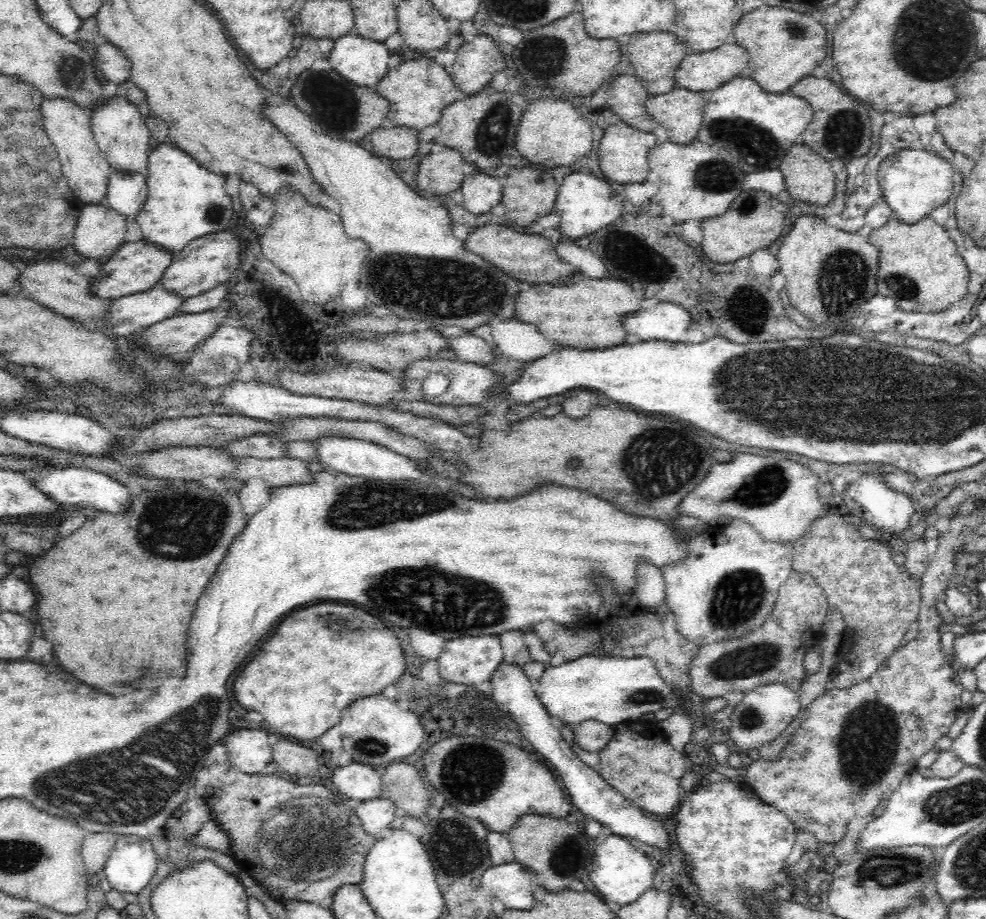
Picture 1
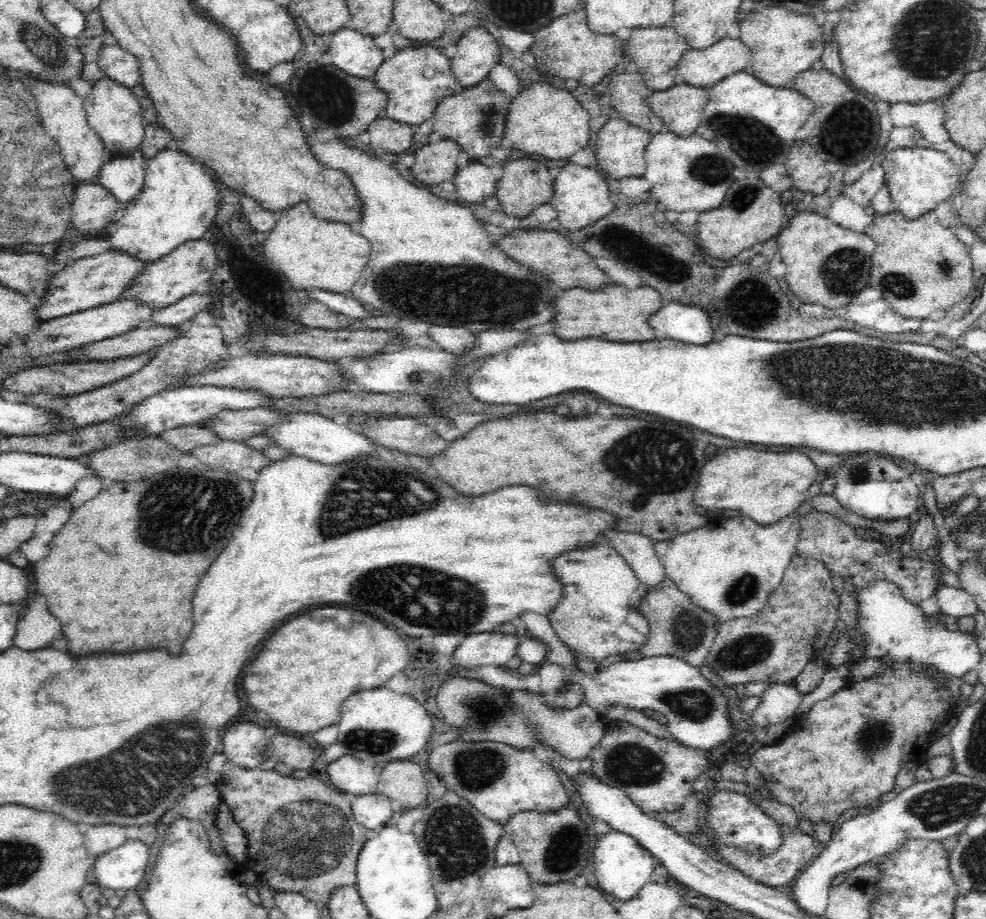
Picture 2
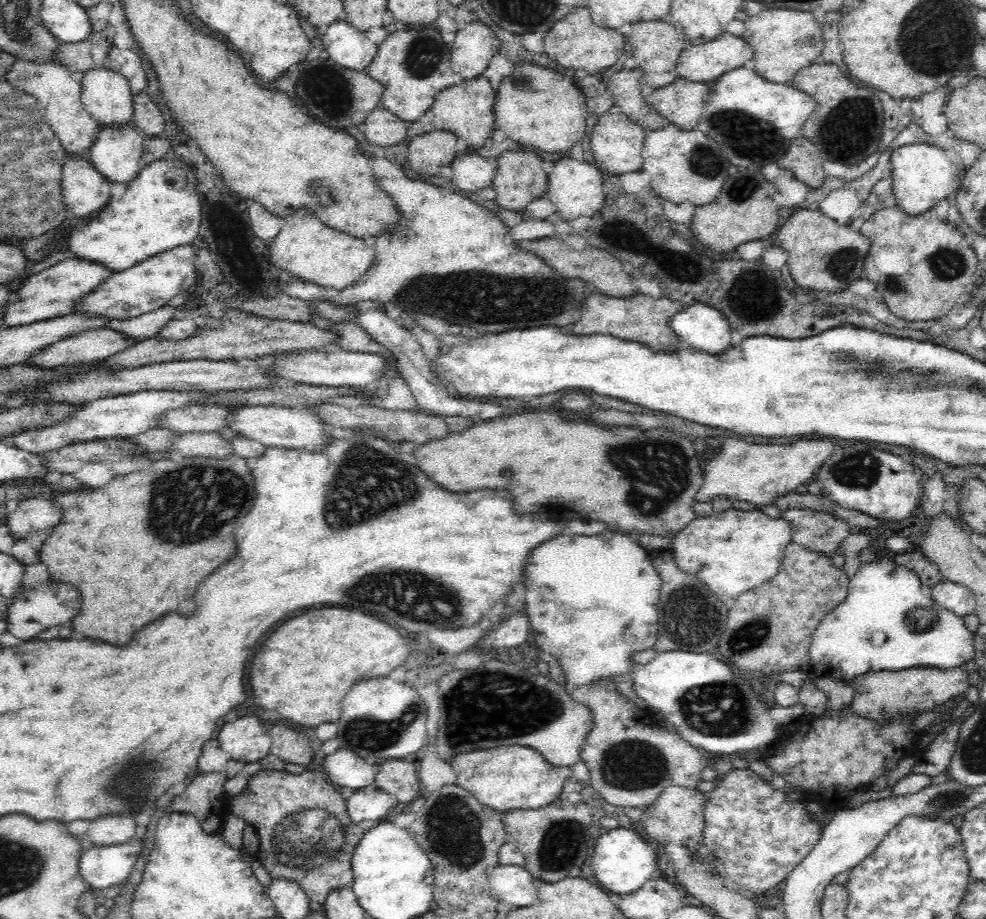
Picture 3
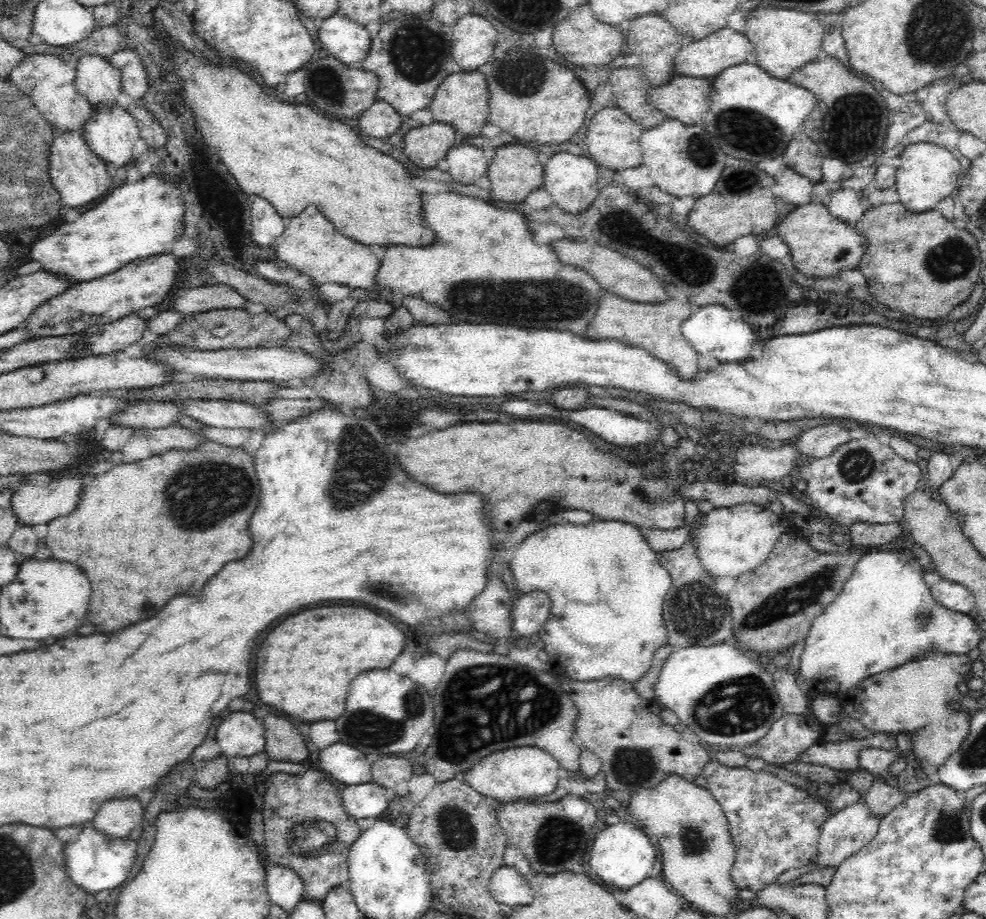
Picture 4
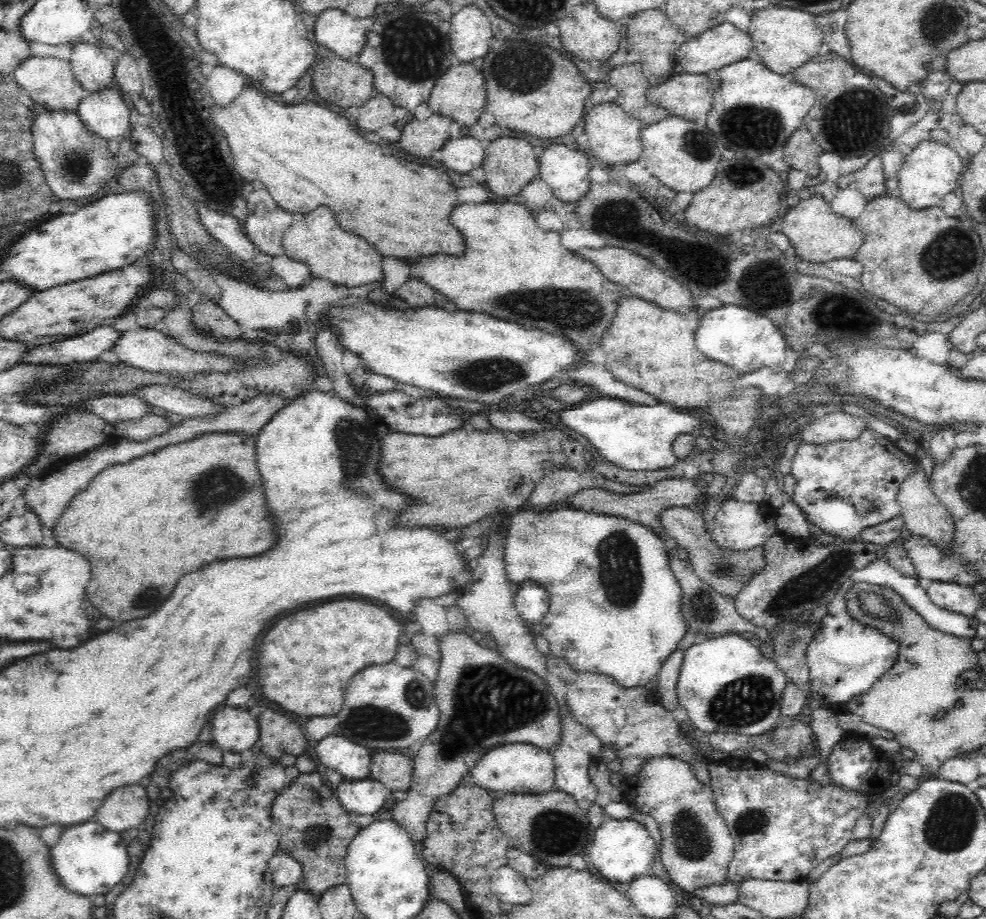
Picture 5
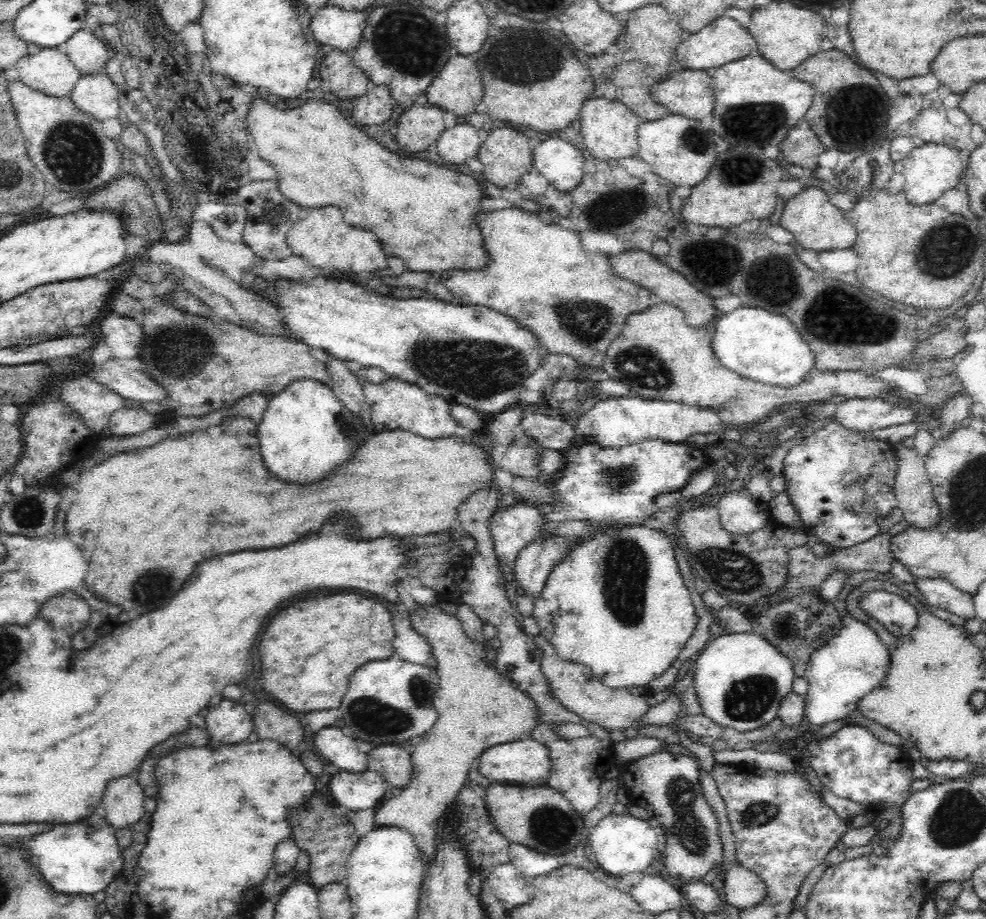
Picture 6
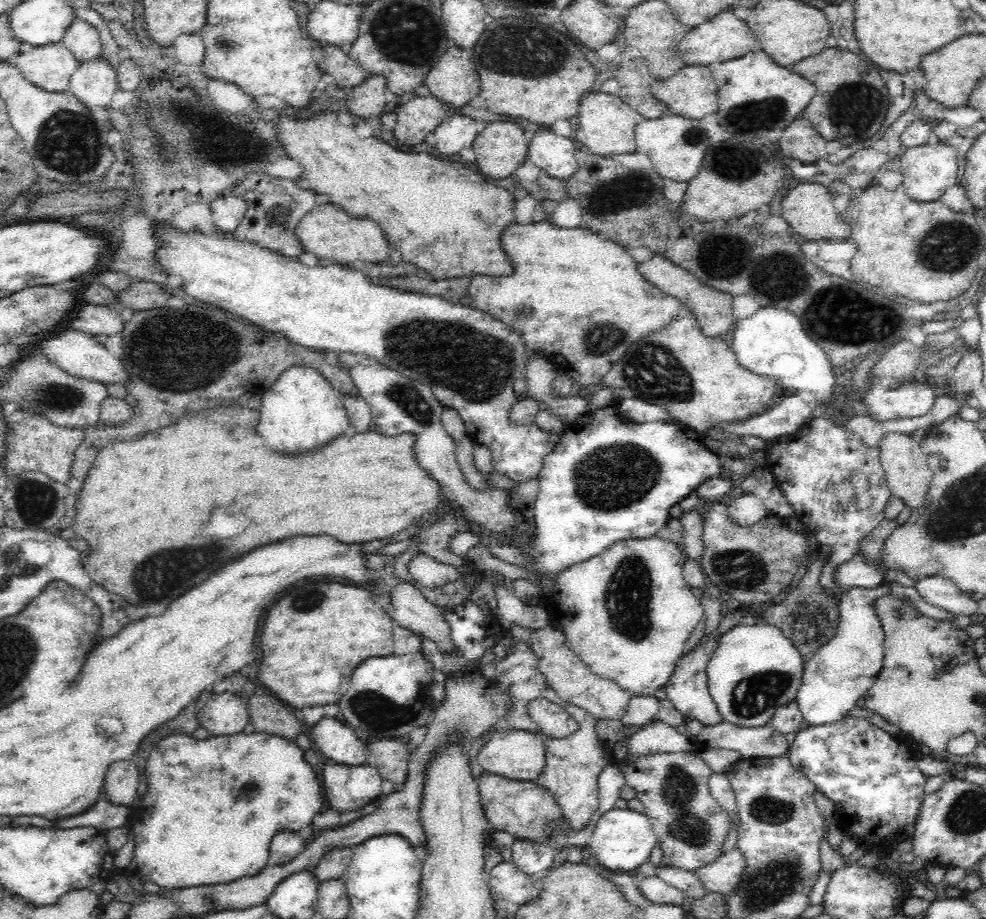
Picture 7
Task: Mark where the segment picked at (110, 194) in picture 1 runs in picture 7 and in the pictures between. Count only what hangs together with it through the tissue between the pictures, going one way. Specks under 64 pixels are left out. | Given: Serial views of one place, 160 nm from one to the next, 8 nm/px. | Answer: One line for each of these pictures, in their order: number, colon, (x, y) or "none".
2: (123, 175)
3: (117, 153)
4: (112, 133)
5: (104, 112)
6: (96, 94)
7: (94, 82)

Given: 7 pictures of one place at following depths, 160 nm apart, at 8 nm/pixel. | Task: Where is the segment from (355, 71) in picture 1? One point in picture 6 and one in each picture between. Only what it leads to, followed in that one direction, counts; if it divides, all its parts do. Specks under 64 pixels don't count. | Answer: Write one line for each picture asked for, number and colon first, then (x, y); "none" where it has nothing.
2: (357, 55)
3: (349, 47)
4: (349, 43)
5: (345, 36)
6: (333, 27)

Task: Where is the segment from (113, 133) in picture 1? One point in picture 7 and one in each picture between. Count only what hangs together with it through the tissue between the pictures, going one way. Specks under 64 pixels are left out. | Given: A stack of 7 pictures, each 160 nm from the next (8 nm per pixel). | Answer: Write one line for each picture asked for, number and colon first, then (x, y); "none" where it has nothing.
2: (113, 112)
3: (106, 95)
4: (96, 79)
5: (94, 72)
6: (88, 54)
7: (83, 41)

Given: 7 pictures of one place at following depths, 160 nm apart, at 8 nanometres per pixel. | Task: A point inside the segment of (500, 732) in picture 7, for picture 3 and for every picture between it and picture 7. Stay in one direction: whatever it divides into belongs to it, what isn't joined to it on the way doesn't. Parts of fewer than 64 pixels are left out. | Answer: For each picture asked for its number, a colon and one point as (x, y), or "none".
3: (504, 778)
4: (518, 773)
5: (517, 767)
6: (527, 762)

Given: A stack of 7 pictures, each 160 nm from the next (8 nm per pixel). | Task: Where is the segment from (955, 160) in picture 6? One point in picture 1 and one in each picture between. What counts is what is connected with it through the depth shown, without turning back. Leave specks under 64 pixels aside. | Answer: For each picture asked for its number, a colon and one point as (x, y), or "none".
1: (913, 182)
2: (918, 179)
3: (922, 175)
4: (928, 172)
5: (931, 170)

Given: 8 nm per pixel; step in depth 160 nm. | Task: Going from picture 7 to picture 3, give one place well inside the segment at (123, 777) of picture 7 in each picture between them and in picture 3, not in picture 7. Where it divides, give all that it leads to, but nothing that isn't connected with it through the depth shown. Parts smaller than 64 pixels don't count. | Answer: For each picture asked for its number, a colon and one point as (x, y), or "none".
3: (110, 830)
4: (118, 818)
5: (125, 809)
6: (123, 802)

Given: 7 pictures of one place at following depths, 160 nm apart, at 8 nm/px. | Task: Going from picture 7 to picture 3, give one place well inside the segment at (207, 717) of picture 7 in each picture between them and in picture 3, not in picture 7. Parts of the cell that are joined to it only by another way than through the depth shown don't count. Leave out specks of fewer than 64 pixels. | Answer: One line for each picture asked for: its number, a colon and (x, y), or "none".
3: (244, 740)
4: (240, 734)
5: (234, 730)
6: (229, 722)

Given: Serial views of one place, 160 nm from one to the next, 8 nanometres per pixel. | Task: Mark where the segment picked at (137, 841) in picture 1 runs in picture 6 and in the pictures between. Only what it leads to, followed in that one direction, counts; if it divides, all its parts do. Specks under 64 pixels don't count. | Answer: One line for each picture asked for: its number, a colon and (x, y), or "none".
2: (123, 868)
3: (111, 865)
4: (96, 861)
5: (90, 859)
6: (82, 858)

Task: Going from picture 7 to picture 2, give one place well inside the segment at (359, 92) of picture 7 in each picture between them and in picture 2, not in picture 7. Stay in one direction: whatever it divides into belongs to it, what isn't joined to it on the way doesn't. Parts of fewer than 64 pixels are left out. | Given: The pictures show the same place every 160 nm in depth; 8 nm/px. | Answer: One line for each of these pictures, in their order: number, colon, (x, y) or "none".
2: (389, 135)
3: (382, 128)
4: (381, 120)
5: (378, 112)
6: (374, 108)

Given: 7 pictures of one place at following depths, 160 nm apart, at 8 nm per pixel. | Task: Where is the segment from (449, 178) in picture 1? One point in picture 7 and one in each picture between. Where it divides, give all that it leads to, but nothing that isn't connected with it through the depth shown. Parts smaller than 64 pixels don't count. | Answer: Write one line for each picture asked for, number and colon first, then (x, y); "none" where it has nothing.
2: (432, 164)
3: (429, 152)
4: (426, 144)
5: (421, 138)
6: (419, 127)
7: (417, 118)

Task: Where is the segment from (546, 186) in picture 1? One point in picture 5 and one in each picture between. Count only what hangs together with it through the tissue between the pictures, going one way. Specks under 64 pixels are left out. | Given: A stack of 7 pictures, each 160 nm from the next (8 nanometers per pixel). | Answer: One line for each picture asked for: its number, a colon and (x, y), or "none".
2: (526, 184)
3: (519, 179)
4: (515, 171)
5: (510, 164)

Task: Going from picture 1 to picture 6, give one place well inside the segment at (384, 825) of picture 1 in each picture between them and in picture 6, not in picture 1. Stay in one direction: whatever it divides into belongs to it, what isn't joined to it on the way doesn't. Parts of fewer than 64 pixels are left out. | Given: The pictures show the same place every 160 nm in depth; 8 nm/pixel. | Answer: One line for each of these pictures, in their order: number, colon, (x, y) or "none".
2: (373, 811)
3: (368, 803)
4: (369, 800)
5: (367, 796)
6: (356, 791)

